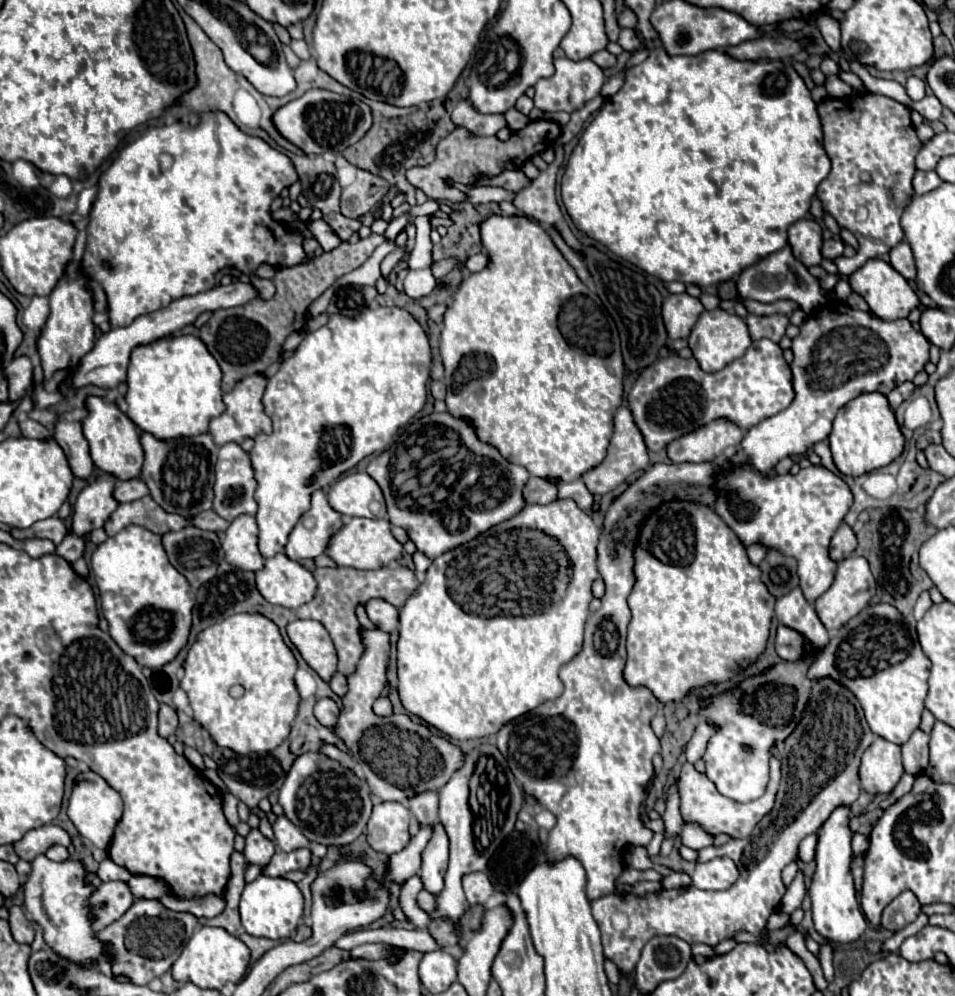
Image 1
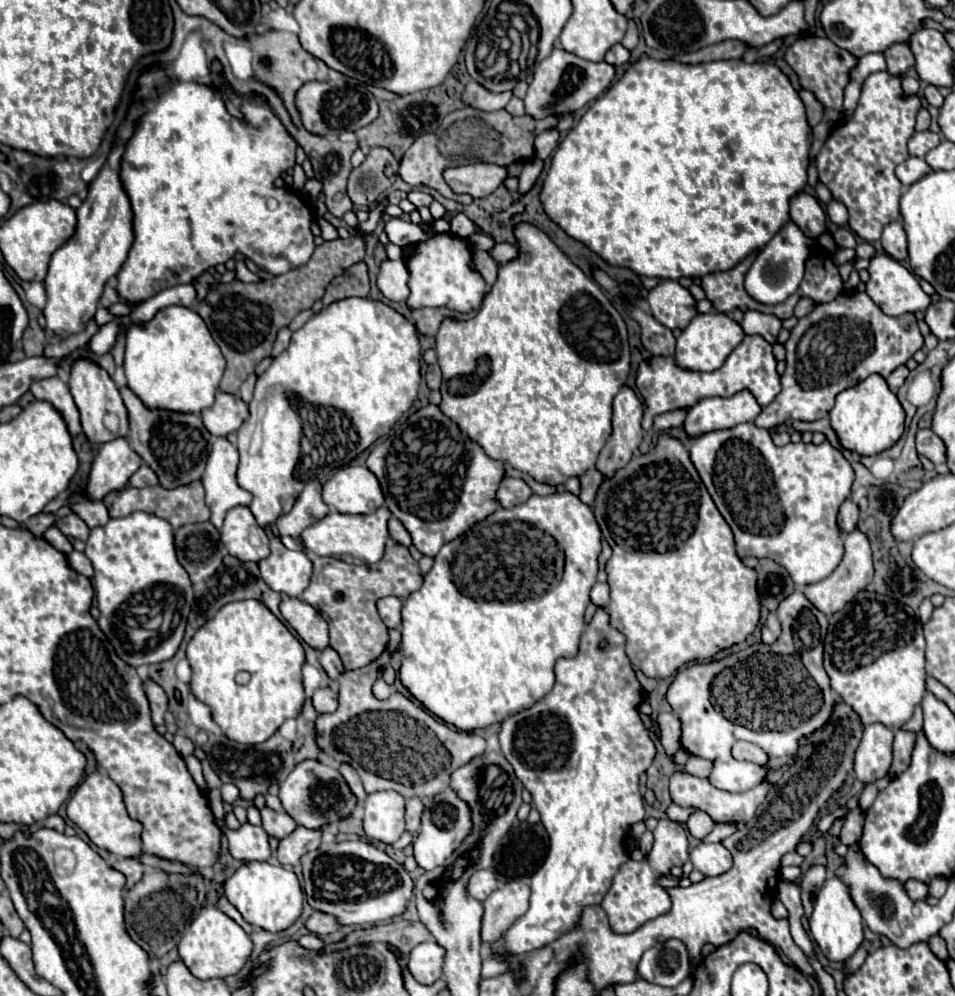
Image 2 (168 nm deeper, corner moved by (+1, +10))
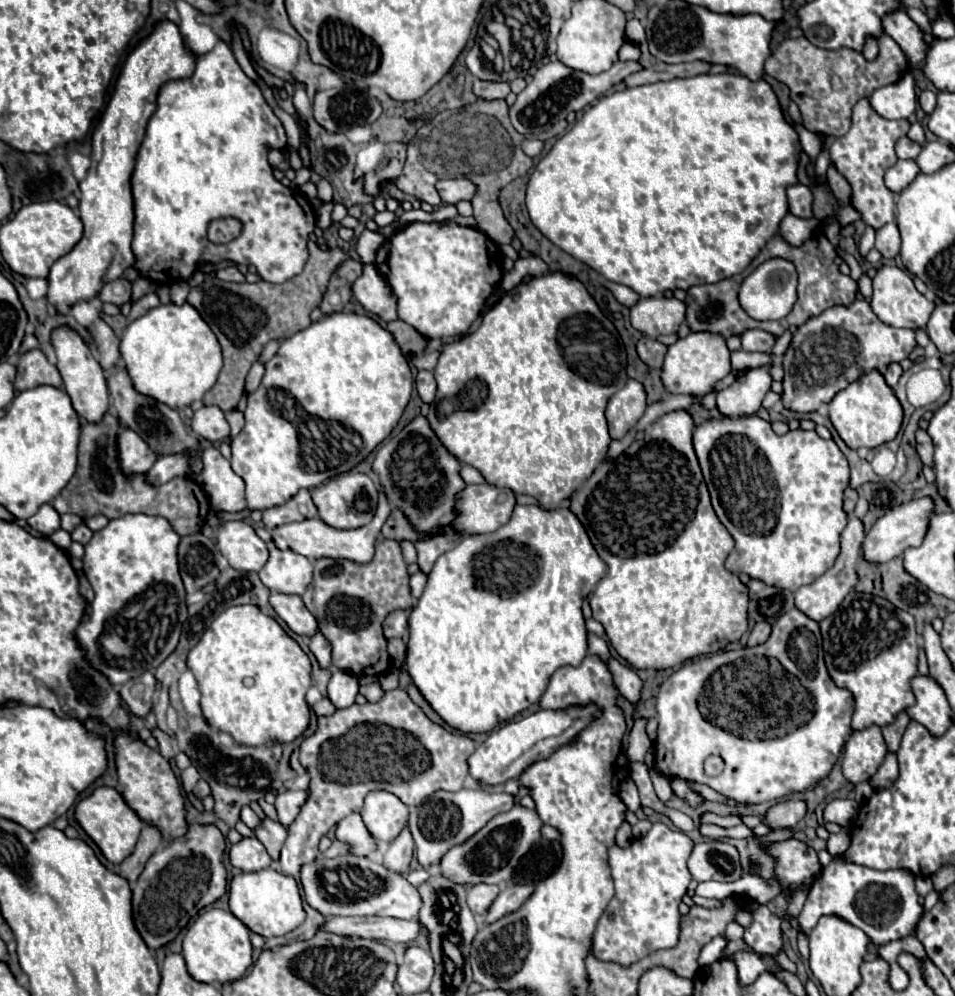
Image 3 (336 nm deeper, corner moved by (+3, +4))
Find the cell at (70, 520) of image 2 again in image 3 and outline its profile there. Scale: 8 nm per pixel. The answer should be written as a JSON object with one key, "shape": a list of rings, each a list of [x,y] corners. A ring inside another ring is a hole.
{"shape":[[[79,524],[79,526],[71,532],[71,538],[73,538],[75,542],[79,542],[79,544],[87,544],[87,542],[91,540],[91,536],[93,536],[93,532],[91,532],[85,524]]]}

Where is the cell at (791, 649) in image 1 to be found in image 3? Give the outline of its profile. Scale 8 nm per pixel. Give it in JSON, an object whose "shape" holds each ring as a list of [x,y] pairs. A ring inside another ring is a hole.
{"shape":[[[759,622],[759,624],[753,628],[751,636],[749,636],[749,646],[759,646],[759,644],[763,644],[763,642],[769,638],[769,634],[771,634],[771,626],[769,626],[767,622]]]}

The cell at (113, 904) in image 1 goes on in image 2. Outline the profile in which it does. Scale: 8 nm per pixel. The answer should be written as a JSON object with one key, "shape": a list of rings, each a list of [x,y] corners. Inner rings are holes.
{"shape":[[[121,858],[121,860],[117,860],[117,862],[113,864],[113,868],[119,870],[119,872],[125,872],[125,876],[127,876],[125,888],[135,886],[135,884],[141,880],[141,876],[145,874],[145,870],[147,870],[147,868],[139,862],[139,858]]]}

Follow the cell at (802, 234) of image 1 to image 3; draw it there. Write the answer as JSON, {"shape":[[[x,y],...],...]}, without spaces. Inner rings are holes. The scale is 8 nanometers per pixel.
{"shape":[[[795,184],[787,188],[787,200],[791,214],[797,218],[813,218],[813,192],[807,186]]]}

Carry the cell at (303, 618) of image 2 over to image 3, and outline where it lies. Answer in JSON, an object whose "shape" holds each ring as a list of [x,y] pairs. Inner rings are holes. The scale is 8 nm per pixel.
{"shape":[[[273,592],[269,598],[269,604],[277,612],[277,616],[299,636],[313,636],[317,634],[317,622],[315,616],[305,608],[303,600],[295,594],[277,594]]]}

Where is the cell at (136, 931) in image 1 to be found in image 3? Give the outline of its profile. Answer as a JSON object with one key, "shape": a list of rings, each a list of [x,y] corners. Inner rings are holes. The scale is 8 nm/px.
{"shape":[[[189,826],[183,838],[155,852],[133,888],[133,920],[151,950],[171,944],[195,914],[219,900],[227,890],[227,872],[221,864],[225,838],[215,826]]]}

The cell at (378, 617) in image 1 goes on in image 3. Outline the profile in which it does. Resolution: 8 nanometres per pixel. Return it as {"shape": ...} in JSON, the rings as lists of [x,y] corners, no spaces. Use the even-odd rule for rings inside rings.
{"shape":[[[393,610],[383,622],[385,638],[401,638],[407,634],[407,614],[403,610]]]}

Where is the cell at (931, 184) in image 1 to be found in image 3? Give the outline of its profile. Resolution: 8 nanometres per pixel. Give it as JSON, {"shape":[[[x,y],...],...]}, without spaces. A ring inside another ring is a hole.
{"shape":[[[897,160],[895,166],[891,166],[891,170],[887,170],[885,174],[885,184],[889,190],[893,192],[901,192],[903,188],[907,188],[915,176],[919,174],[919,166],[915,164],[915,160]]]}

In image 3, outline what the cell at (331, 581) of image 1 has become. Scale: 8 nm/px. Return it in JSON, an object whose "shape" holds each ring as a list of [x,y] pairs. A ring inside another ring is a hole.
{"shape":[[[381,538],[375,546],[375,558],[367,566],[347,560],[319,558],[313,568],[313,582],[303,594],[307,610],[317,618],[319,632],[333,648],[333,664],[355,676],[383,674],[389,670],[387,640],[381,624],[391,610],[411,610],[413,596],[409,588],[407,564],[395,540]]]}

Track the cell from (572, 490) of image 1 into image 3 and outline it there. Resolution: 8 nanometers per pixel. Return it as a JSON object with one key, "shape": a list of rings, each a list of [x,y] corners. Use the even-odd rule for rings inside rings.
{"shape":[[[464,464],[461,470],[461,477],[467,484],[481,484],[485,483],[485,480],[481,473],[470,465]]]}

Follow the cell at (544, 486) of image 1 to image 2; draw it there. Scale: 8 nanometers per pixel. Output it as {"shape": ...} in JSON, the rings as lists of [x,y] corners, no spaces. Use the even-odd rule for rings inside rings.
{"shape":[[[503,478],[497,488],[497,504],[503,508],[515,508],[531,496],[531,488],[519,478]]]}

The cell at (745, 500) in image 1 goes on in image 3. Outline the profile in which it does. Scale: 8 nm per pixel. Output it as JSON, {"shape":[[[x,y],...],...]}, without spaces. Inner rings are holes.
{"shape":[[[743,416],[743,418],[717,418],[717,420],[709,420],[705,424],[701,424],[699,428],[695,428],[693,432],[693,448],[695,454],[699,458],[701,470],[703,470],[703,478],[707,482],[709,494],[711,494],[711,502],[713,502],[713,510],[717,514],[717,518],[721,520],[721,524],[727,528],[727,532],[733,536],[735,540],[735,548],[729,554],[725,566],[727,570],[731,570],[733,574],[749,574],[751,578],[759,578],[763,582],[767,582],[769,586],[779,586],[783,590],[791,590],[795,592],[799,586],[805,584],[813,584],[817,578],[821,578],[837,560],[839,556],[839,536],[843,532],[843,528],[847,526],[847,514],[843,512],[843,492],[849,486],[849,464],[847,458],[843,456],[843,452],[837,448],[837,444],[833,440],[821,440],[815,432],[805,432],[805,430],[789,430],[785,436],[777,436],[771,430],[771,424],[767,420],[761,420],[759,416]]]}

